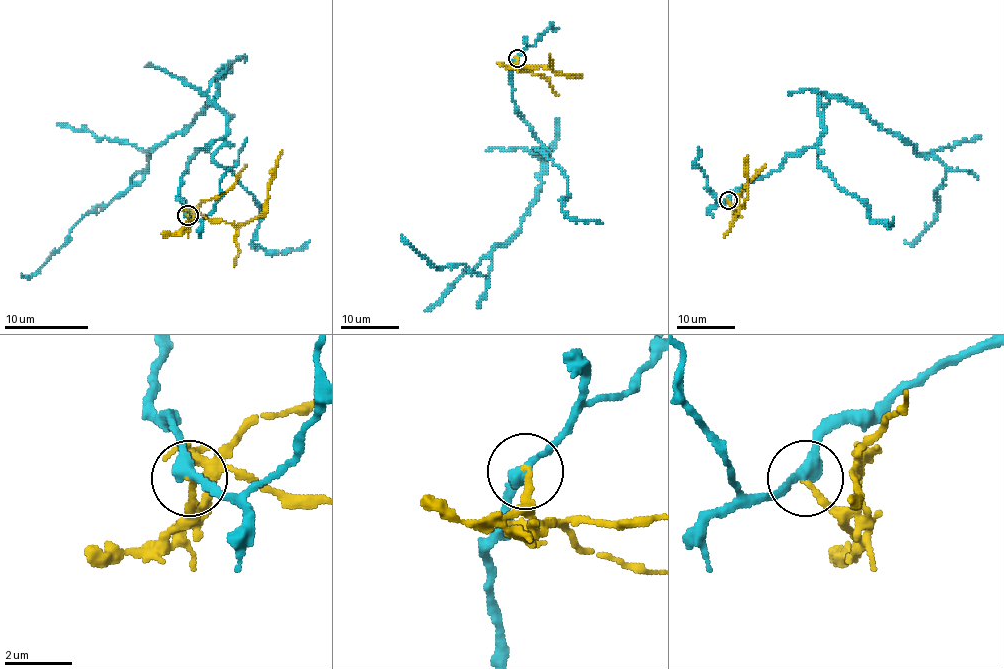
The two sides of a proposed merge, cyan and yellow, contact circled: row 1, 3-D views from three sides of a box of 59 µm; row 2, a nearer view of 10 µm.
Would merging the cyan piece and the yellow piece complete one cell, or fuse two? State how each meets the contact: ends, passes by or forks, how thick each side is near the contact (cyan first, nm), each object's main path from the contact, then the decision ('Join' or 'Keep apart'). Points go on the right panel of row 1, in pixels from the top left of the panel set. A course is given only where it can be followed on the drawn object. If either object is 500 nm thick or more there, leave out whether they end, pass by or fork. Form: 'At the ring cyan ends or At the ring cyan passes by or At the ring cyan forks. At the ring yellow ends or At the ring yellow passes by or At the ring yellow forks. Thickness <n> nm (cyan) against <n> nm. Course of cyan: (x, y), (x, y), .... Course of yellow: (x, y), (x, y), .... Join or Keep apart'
At the ring cyan passes by. At the ring yellow ends. Thickness 360 nm (cyan) against 160 nm. Course of cyan: (728, 200), (817, 143), (822, 108), (840, 97), (946, 169), (936, 217), (904, 241). Course of yellow: (728, 200), (735, 206), (737, 199), (738, 207), (744, 204), (748, 155). Keep apart

